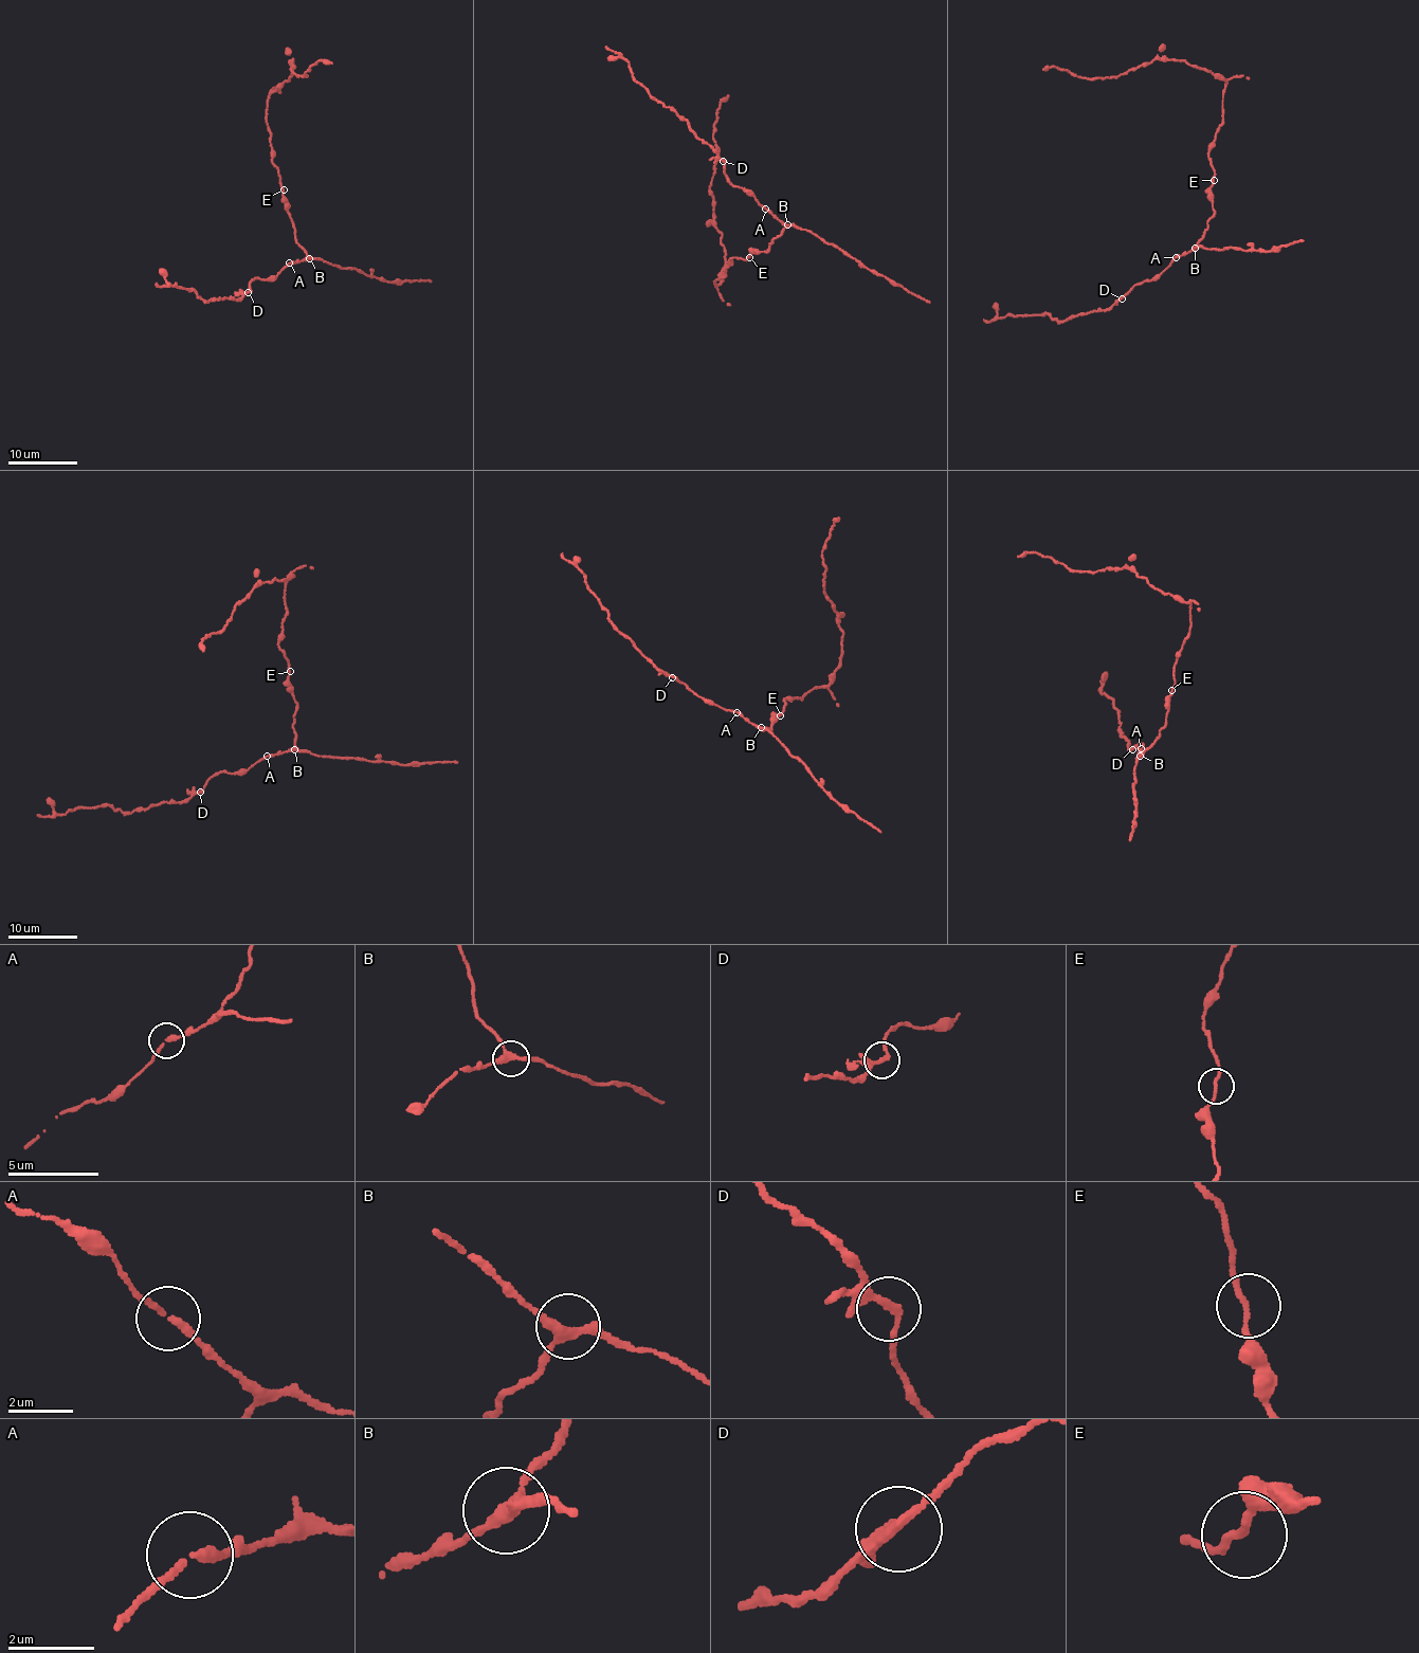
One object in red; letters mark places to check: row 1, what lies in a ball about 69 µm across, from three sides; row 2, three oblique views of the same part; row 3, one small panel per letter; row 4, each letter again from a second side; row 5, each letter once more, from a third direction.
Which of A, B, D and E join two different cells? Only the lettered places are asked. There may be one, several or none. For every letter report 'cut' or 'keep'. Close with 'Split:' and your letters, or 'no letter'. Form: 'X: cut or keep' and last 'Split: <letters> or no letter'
A: keep
B: keep
D: keep
E: keep
Split: no letter

